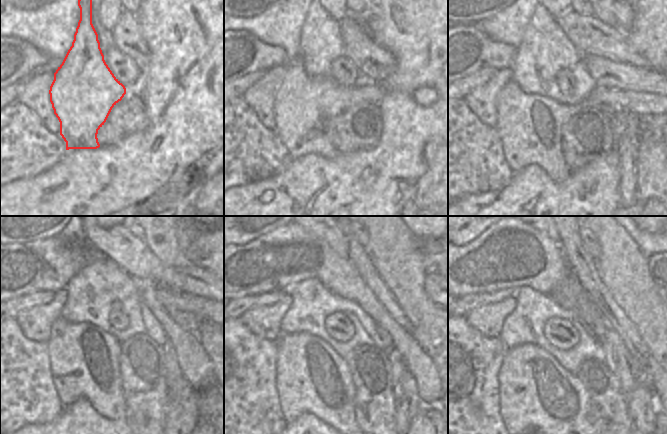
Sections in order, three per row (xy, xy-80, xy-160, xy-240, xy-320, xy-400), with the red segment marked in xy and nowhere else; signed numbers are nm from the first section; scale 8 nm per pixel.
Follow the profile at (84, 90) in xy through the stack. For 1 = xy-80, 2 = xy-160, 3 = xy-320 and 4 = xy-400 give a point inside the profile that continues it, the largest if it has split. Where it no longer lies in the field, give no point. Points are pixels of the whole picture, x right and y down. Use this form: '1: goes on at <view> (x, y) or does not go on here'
1: goes on at xy-80 (304, 106)
2: goes on at xy-160 (530, 126)
3: goes on at xy-320 (311, 377)
4: goes on at xy-400 (537, 395)

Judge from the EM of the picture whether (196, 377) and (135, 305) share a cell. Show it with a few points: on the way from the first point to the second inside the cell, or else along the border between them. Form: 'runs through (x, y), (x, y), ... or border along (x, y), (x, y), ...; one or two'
border along (156, 319), (169, 339); two

